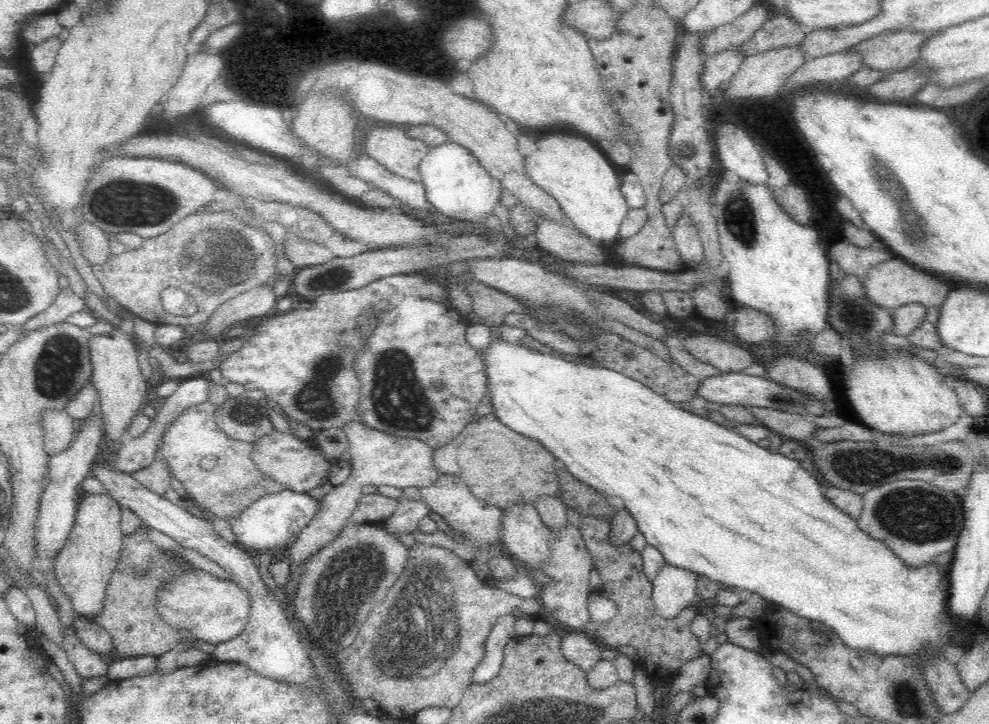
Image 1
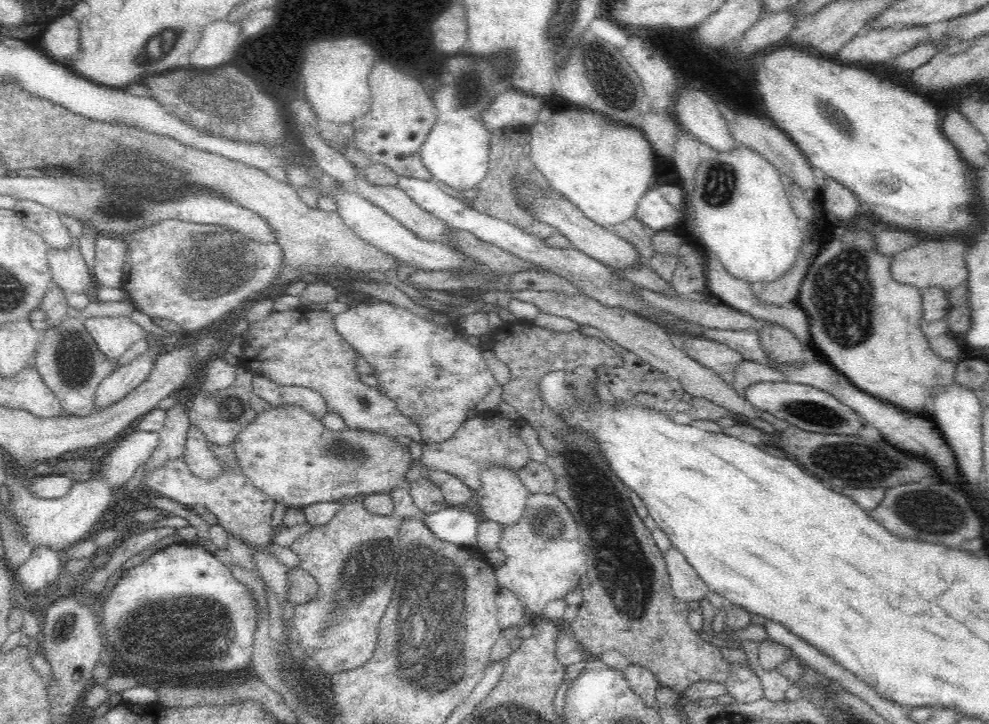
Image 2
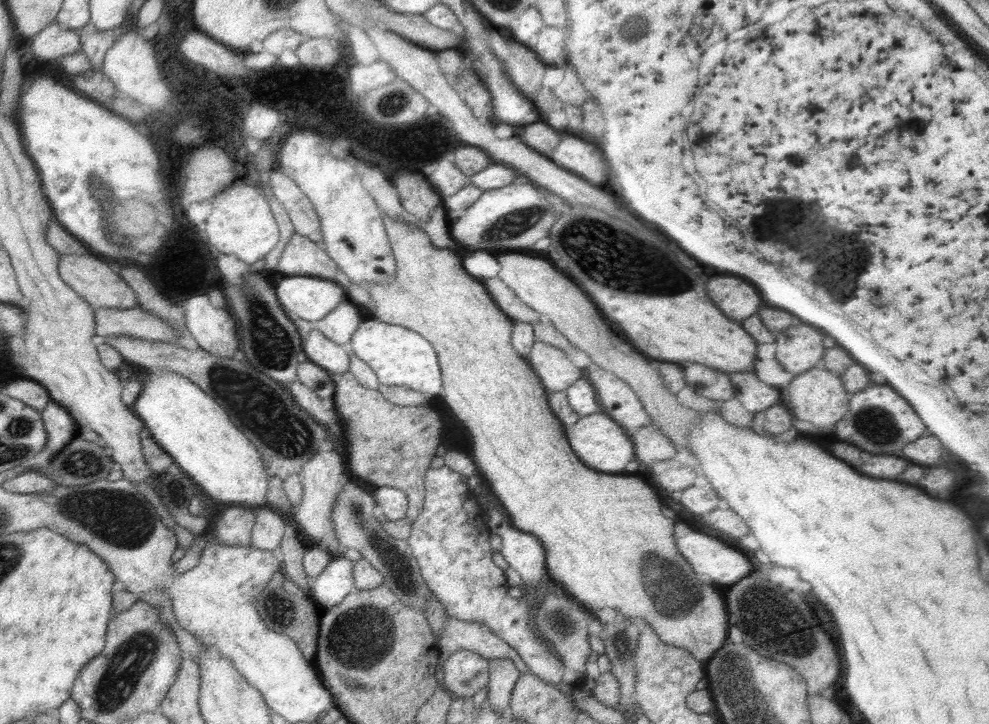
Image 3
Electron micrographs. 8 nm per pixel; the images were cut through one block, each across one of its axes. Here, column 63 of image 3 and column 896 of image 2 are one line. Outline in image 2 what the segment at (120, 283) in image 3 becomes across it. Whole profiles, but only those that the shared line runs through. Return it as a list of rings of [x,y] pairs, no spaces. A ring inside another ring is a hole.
[[[946,238],[946,240],[922,240],[918,246],[912,246],[896,256],[892,256],[890,276],[898,284],[908,284],[918,290],[940,288],[944,294],[950,294],[954,288],[968,280],[968,266],[966,266],[966,252],[970,242],[962,238]]]

